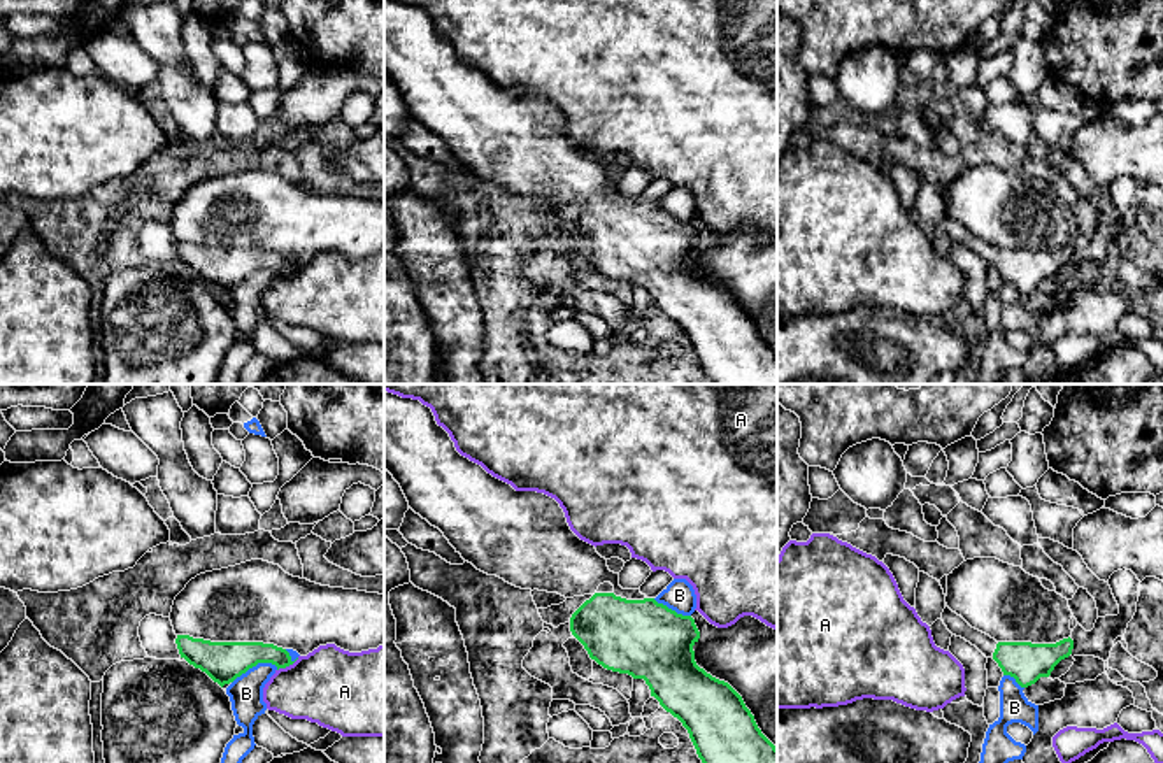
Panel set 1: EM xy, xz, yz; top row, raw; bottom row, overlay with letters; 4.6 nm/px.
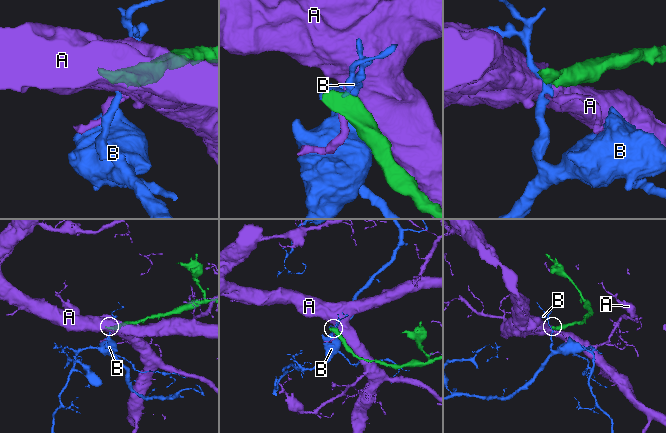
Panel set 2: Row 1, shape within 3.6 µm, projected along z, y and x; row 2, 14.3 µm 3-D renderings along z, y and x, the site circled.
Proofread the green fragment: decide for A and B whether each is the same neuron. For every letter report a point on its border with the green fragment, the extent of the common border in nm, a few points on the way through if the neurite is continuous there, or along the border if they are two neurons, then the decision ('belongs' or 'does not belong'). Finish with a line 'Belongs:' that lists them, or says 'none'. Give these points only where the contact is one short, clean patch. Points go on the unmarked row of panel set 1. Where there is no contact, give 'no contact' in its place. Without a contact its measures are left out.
A: meets green in xy at (288, 272); contact 120 nm long; does not belong
B: meets green in xy at (255, 272); contact 220 nm long; border along xy (278, 274), (256, 270), (232, 290); does not belong
Belongs: none

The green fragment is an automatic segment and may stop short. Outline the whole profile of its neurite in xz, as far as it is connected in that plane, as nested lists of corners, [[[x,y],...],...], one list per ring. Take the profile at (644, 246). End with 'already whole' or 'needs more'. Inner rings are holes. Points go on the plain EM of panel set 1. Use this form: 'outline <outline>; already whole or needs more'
outline [[[384,0],[384,75],[400,91],[409,114],[439,135],[456,160],[477,177],[521,196],[558,200],[565,205],[589,202],[591,205],[570,225],[572,242],[603,275],[644,286],[651,303],[688,337],[698,365],[716,384],[777,384],[777,354],[761,340],[742,303],[728,289],[696,272],[693,253],[698,249],[700,239],[695,226],[647,205],[640,196],[623,196],[619,181],[609,177],[607,167],[596,160],[595,153],[581,147],[570,137],[565,119],[554,105],[537,98],[516,98],[510,91],[493,84],[456,58],[430,14],[393,0]]]; needs more

